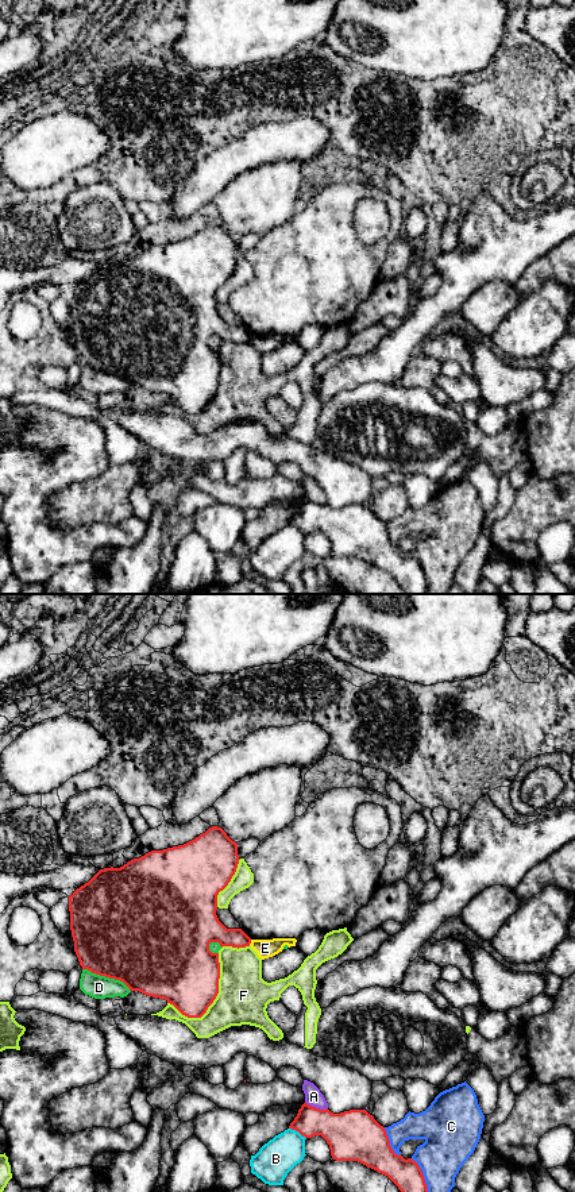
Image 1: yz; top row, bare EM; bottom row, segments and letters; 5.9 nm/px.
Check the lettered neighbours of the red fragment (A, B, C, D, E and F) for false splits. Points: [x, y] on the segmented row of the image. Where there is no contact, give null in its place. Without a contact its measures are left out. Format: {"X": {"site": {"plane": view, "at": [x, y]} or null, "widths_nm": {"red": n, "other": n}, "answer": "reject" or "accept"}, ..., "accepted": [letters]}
{"A": {"site": {"plane": "yz", "at": [315, 1107]}, "widths_nm": {"red": 260, "other": 100}, "answer": "reject"}, "B": {"site": {"plane": "yz", "at": [297, 1130]}, "widths_nm": {"red": 200, "other": 220}, "answer": "reject"}, "C": {"site": {"plane": "yz", "at": [423, 1175]}, "widths_nm": {"red": 180, "other": 280}, "answer": "reject"}, "D": {"site": {"plane": "yz", "at": [107, 976]}, "widths_nm": {"red": 500, "other": 140}, "answer": "reject"}, "E": {"site": {"plane": "yz", "at": [250, 942]}, "widths_nm": {"red": 150, "other": 110}, "answer": "reject"}, "F": {"site": {"plane": "yz", "at": [217, 992]}, "widths_nm": {"red": 400, "other": 300}, "answer": "reject"}, "accepted": []}

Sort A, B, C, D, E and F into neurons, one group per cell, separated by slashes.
A / B / C / D / E / F

